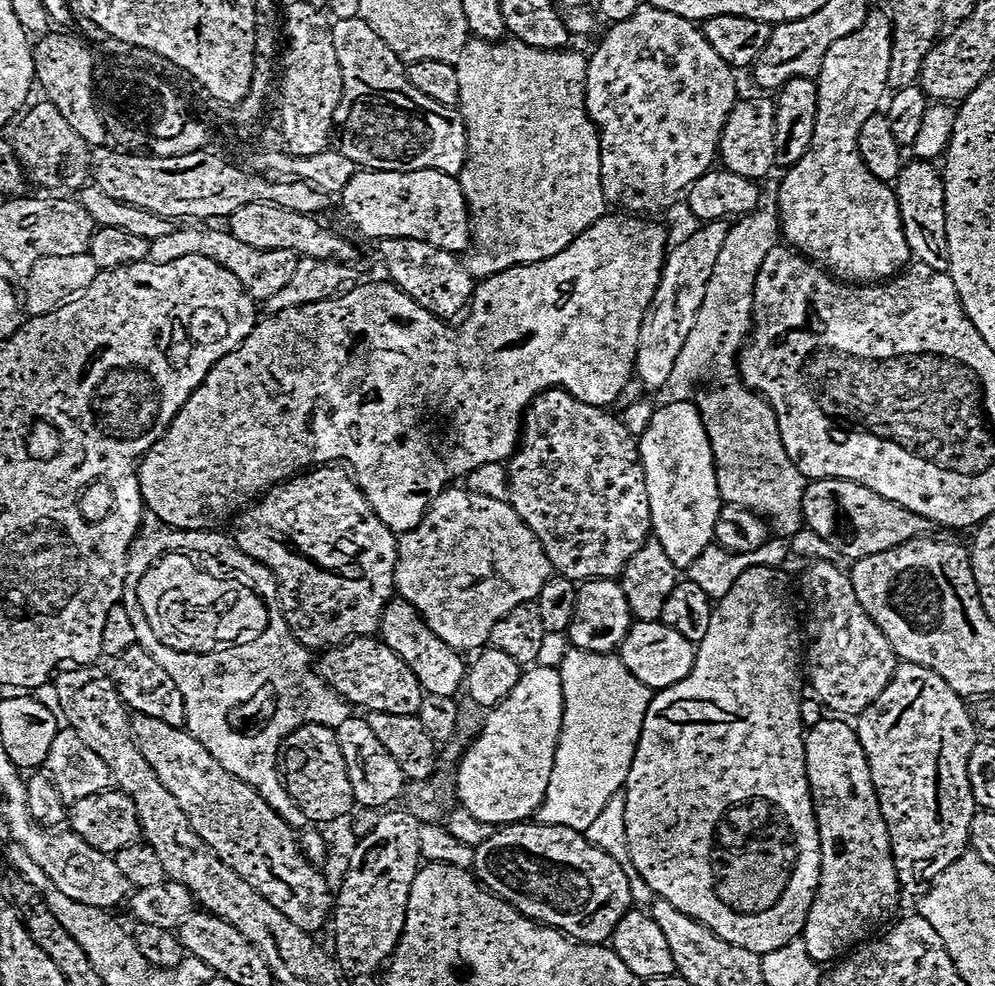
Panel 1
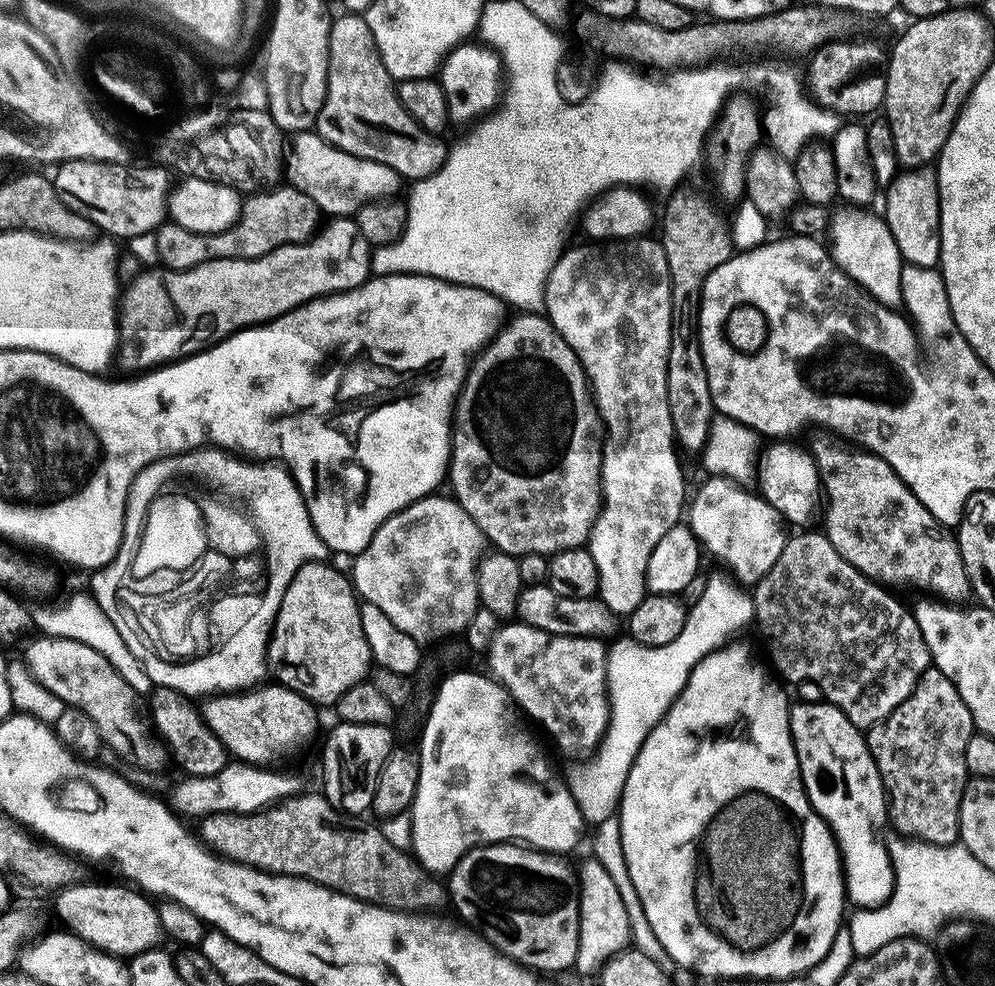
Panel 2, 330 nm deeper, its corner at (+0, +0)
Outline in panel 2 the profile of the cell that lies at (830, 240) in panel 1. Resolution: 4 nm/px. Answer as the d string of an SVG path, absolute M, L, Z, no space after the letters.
M844 210L831 217L830 255L836 267L840 268L865 292L870 293L880 304L896 306L902 300L902 281L904 279L904 261L900 258L898 242L890 234L888 223L883 215L876 216L872 210Z

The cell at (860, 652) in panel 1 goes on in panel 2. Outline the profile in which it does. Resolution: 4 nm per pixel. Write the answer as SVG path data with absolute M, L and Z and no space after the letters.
M808 530L797 531L800 532L797 536L789 535L785 539L782 554L778 554L778 562L774 562L774 566L770 566L767 574L754 585L754 624L755 627L760 627L760 632L764 635L764 644L768 647L768 656L772 659L773 666L781 672L779 675L785 681L788 679L790 683L796 684L799 680L809 680L810 683L817 684L820 687L821 694L824 695L821 697L827 703L832 704L838 710L842 710L842 714L846 714L846 718L850 718L850 722L854 722L856 728L867 730L872 725L887 720L888 715L916 689L916 683L920 681L921 674L932 664L932 656L928 653L928 647L922 638L922 630L918 630L915 615L909 609L907 612L888 593L890 591L887 587L881 586L877 581L863 576L853 564L846 562L846 558L842 558L842 554L838 554L838 550L834 550L834 546L829 542L823 531L804 531Z

